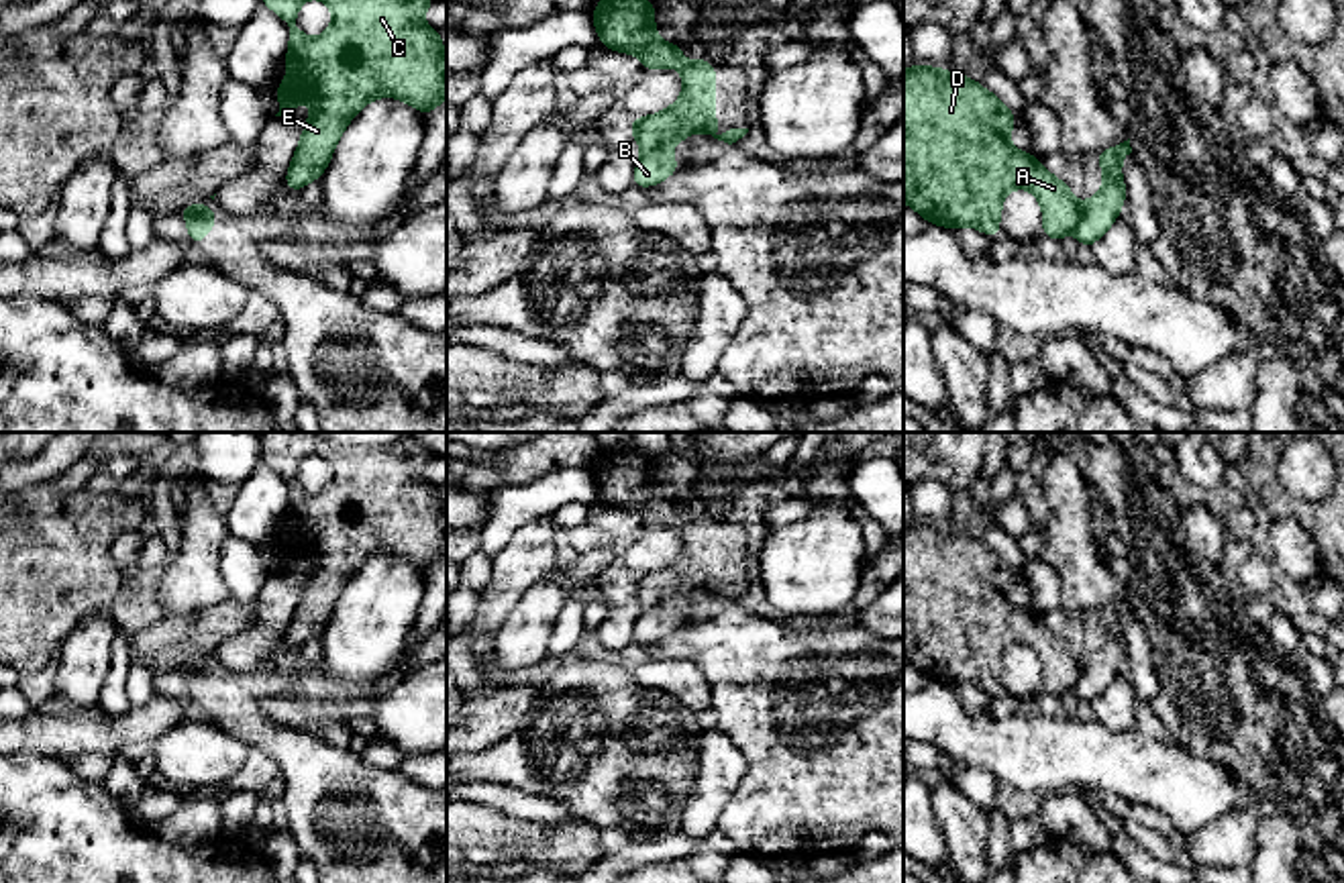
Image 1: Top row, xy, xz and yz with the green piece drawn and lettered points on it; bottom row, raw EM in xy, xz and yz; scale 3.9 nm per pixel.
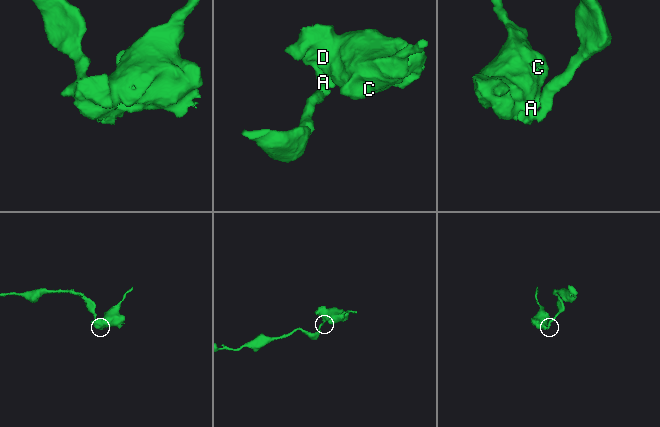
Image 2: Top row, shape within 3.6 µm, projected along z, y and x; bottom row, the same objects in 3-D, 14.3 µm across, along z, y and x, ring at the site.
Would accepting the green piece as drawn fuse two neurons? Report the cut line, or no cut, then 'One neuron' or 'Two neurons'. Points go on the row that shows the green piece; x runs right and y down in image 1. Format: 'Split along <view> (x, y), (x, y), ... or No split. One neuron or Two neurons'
Split along yz (1081, 204), (1075, 229). Two neurons

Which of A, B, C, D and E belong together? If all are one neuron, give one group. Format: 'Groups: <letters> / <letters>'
Groups: A C D E / B

